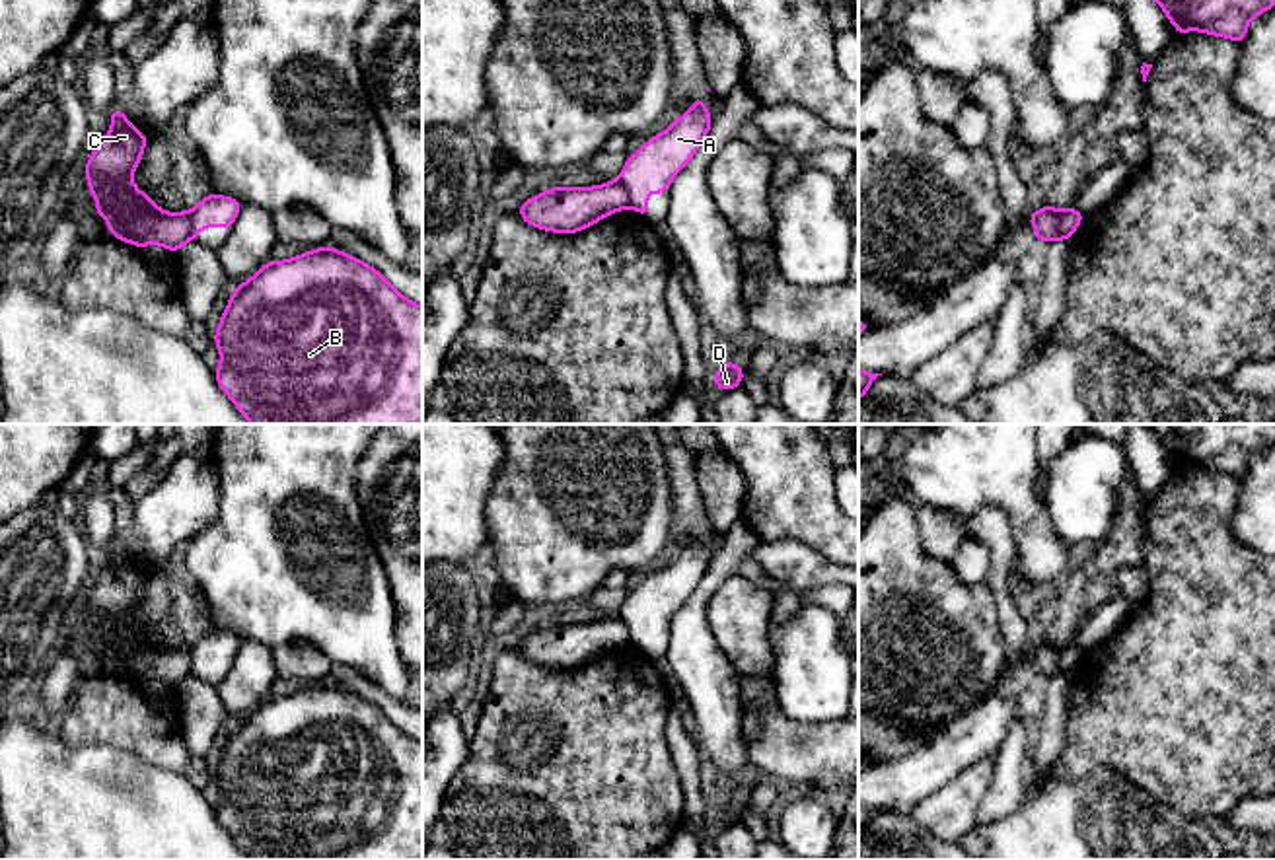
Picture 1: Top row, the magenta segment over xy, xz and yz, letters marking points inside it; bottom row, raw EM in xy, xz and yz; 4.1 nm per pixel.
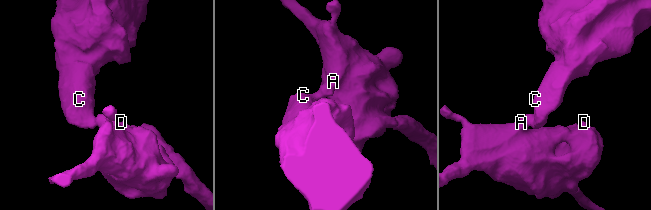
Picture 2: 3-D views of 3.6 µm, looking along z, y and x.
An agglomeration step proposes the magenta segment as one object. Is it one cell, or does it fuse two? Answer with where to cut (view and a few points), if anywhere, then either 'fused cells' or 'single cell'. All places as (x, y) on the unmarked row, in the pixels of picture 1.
cut in xy along (187, 646), (191, 676); fused cells

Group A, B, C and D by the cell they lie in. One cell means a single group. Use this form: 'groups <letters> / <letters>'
groups A B D / C

